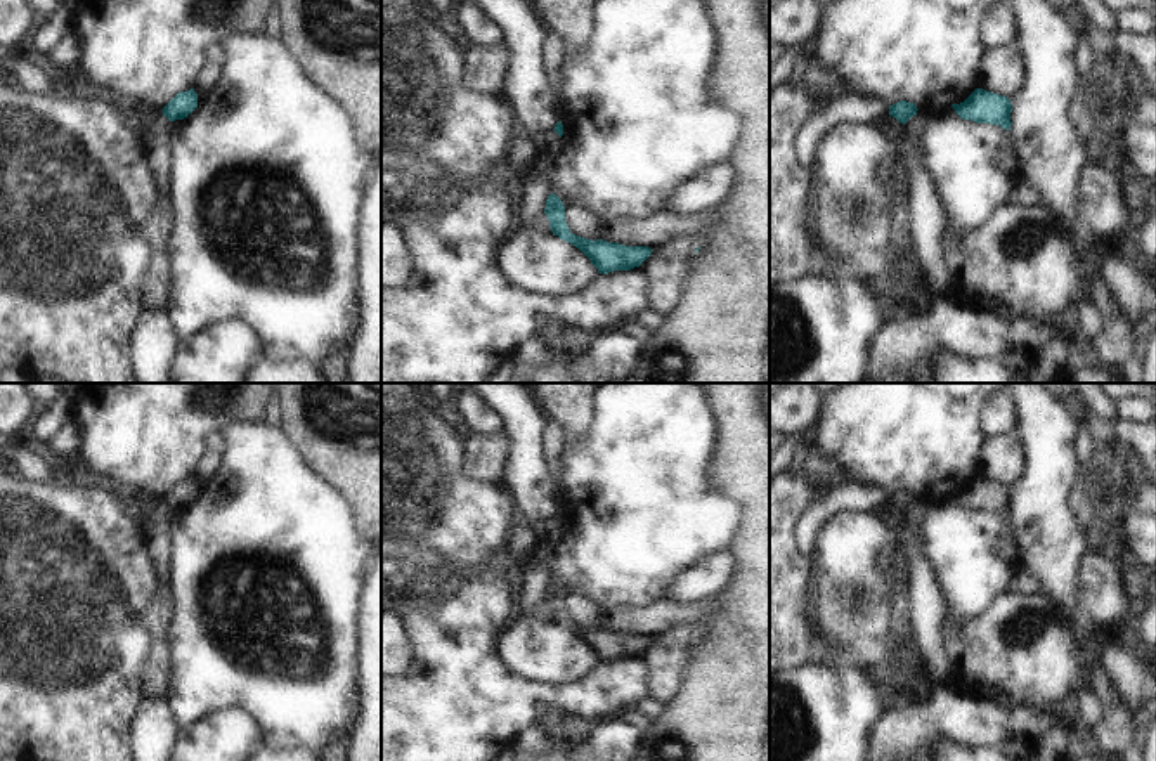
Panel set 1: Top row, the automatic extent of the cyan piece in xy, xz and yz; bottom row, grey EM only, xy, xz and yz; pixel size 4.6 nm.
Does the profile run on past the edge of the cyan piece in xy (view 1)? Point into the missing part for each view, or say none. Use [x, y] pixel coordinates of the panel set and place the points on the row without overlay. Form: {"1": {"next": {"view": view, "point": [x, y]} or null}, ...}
{"1": {"next": null}}

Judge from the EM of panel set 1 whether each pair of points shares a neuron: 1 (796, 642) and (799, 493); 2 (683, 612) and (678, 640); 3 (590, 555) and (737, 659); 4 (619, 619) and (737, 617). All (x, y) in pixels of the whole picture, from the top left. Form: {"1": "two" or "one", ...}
{"1": "one", "2": "two", "3": "two", "4": "two"}

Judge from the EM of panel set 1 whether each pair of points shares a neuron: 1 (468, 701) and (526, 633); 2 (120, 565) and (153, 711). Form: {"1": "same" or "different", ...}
{"1": "different", "2": "different"}

